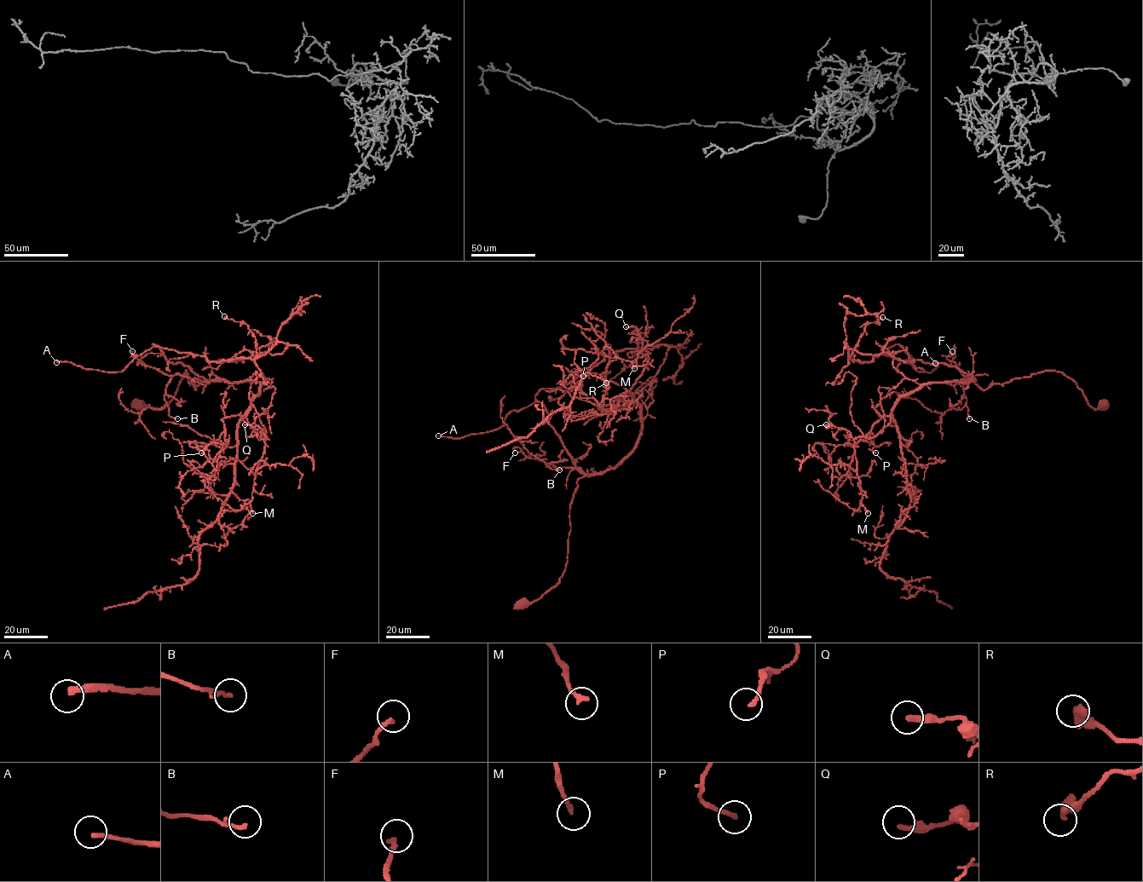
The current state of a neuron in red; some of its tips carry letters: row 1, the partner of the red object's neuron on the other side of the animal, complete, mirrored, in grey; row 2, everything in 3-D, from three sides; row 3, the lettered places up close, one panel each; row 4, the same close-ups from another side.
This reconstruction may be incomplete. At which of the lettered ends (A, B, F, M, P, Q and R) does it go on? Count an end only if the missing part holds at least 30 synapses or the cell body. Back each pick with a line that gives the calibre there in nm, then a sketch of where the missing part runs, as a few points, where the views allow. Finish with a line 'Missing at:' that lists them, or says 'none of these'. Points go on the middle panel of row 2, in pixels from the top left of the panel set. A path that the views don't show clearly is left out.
A: Thickness 240 nm
F: Thickness 220 nm. Course of what is missing: (515, 452), (505, 451), (484, 438), (474, 427), (457, 432), (444, 433), (435, 429), (435, 431)
M: Thickness 220 nm. Course of what is missing: (634, 368), (647, 368), (659, 354), (659, 346), (652, 336), (646, 347)
Missing at: A, F, M

